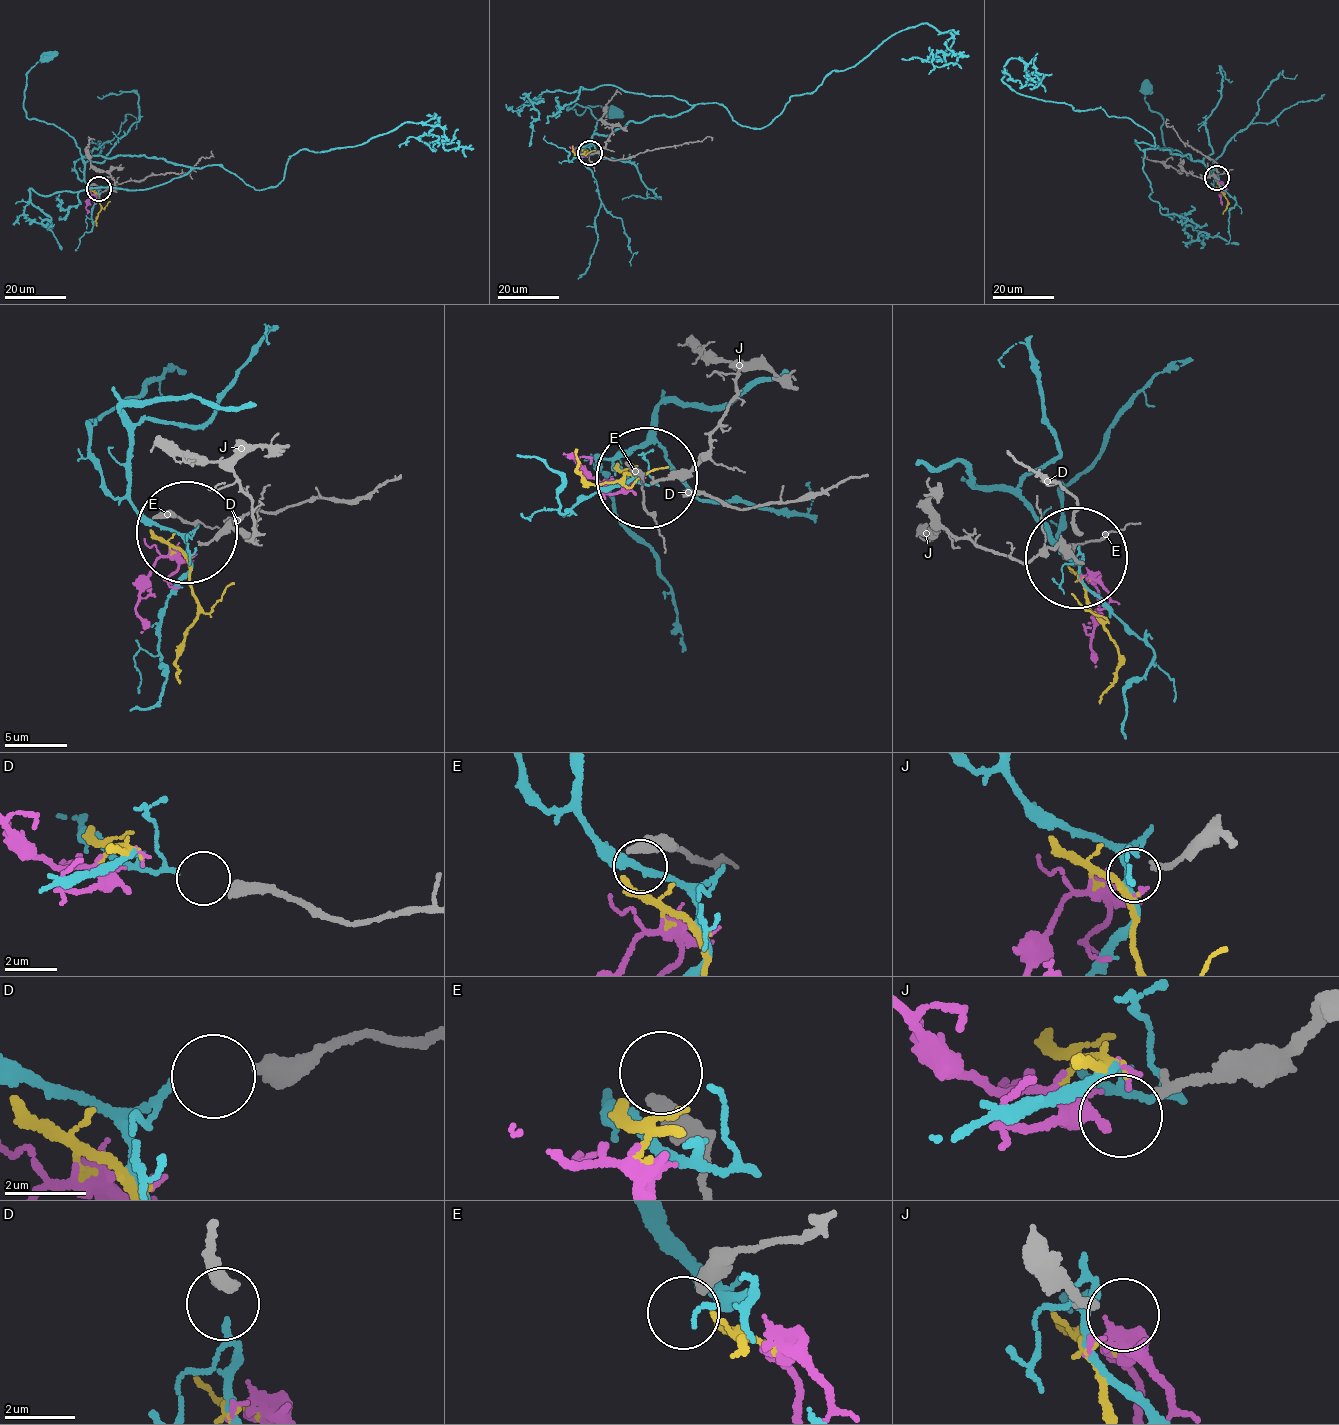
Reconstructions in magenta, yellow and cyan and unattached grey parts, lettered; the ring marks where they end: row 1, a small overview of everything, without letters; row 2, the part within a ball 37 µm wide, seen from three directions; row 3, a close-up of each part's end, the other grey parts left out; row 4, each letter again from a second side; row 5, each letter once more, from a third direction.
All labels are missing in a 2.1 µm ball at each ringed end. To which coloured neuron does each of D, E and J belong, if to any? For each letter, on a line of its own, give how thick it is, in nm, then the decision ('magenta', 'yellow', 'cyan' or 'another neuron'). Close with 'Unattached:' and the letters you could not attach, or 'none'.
D: 480 nm | cyan
E: 360 nm | another neuron
J: 240 nm | magenta
Unattached: E

